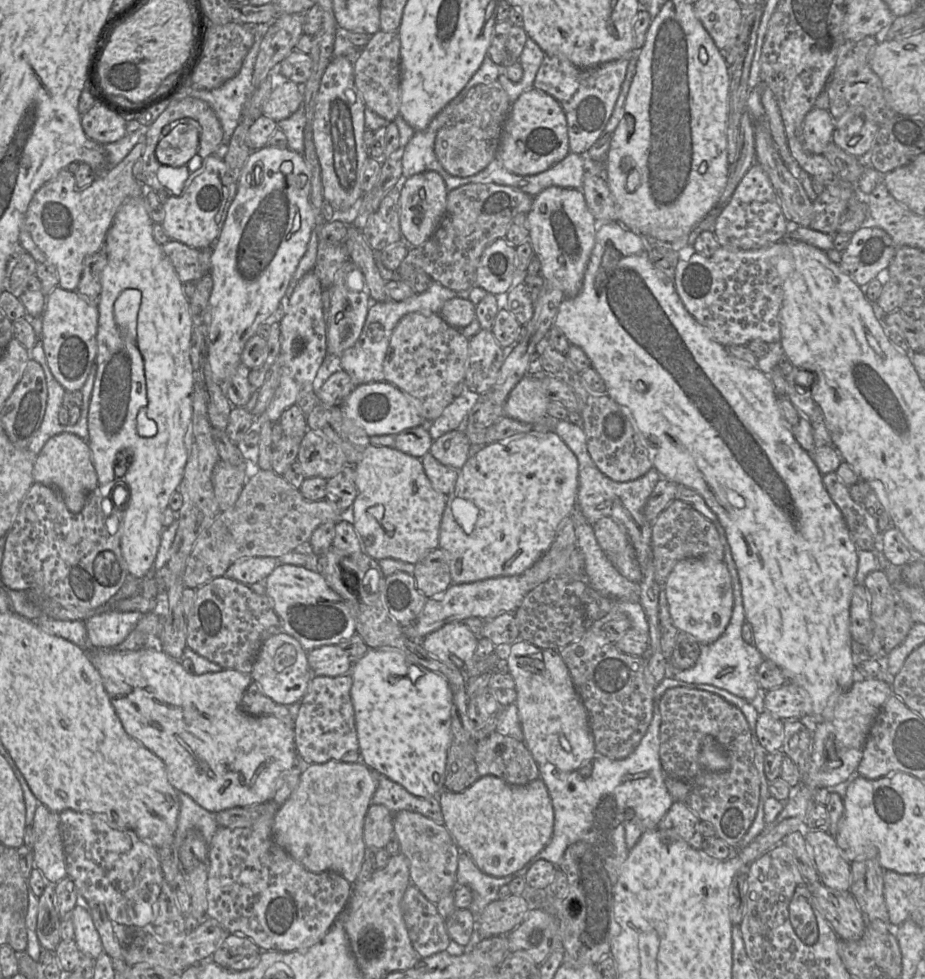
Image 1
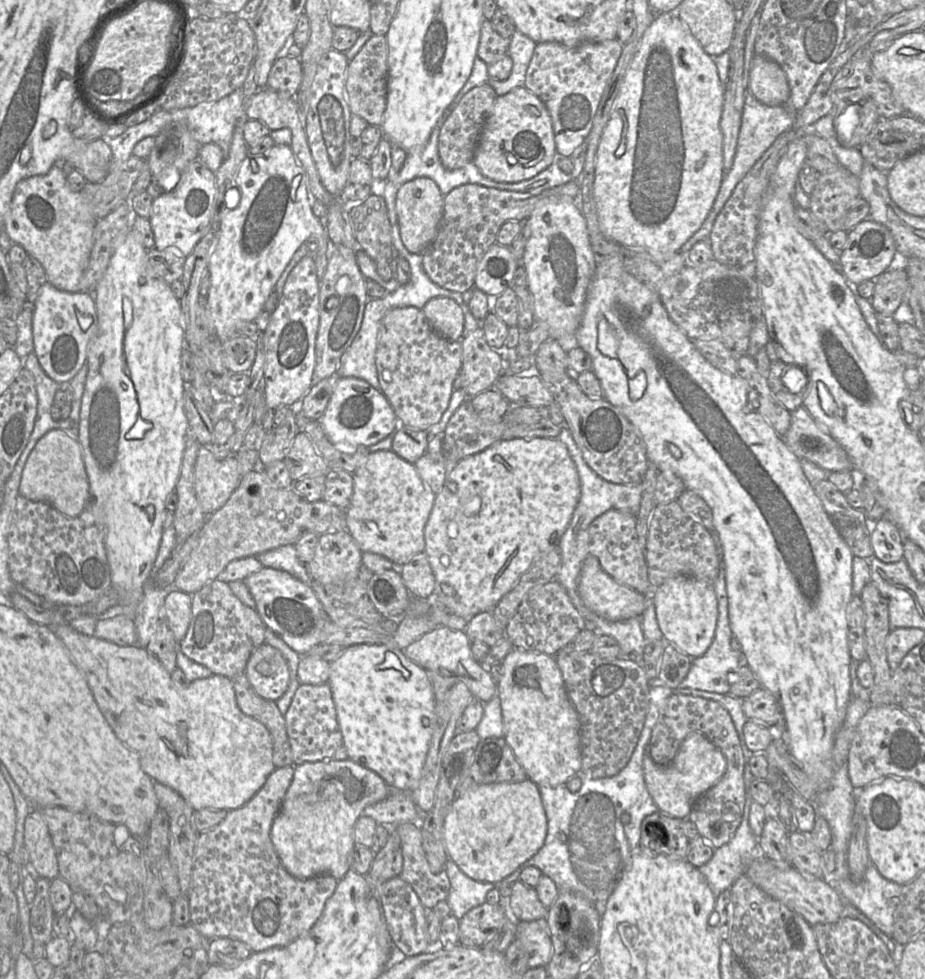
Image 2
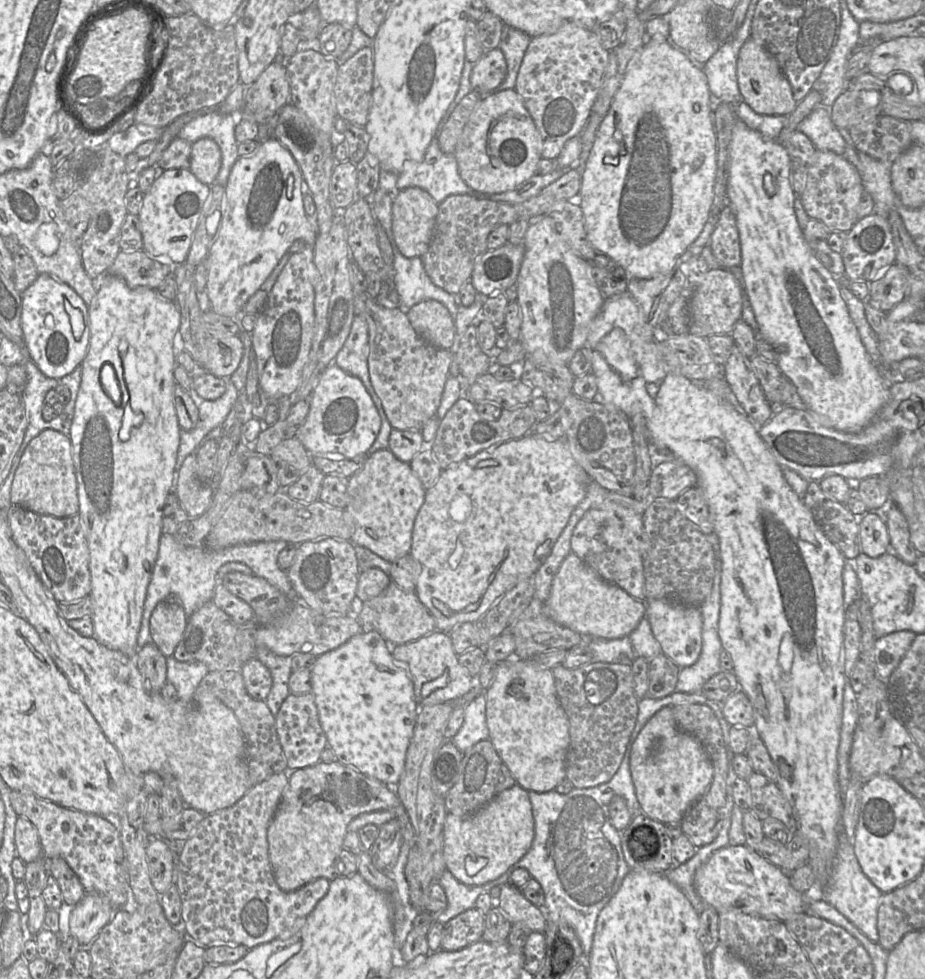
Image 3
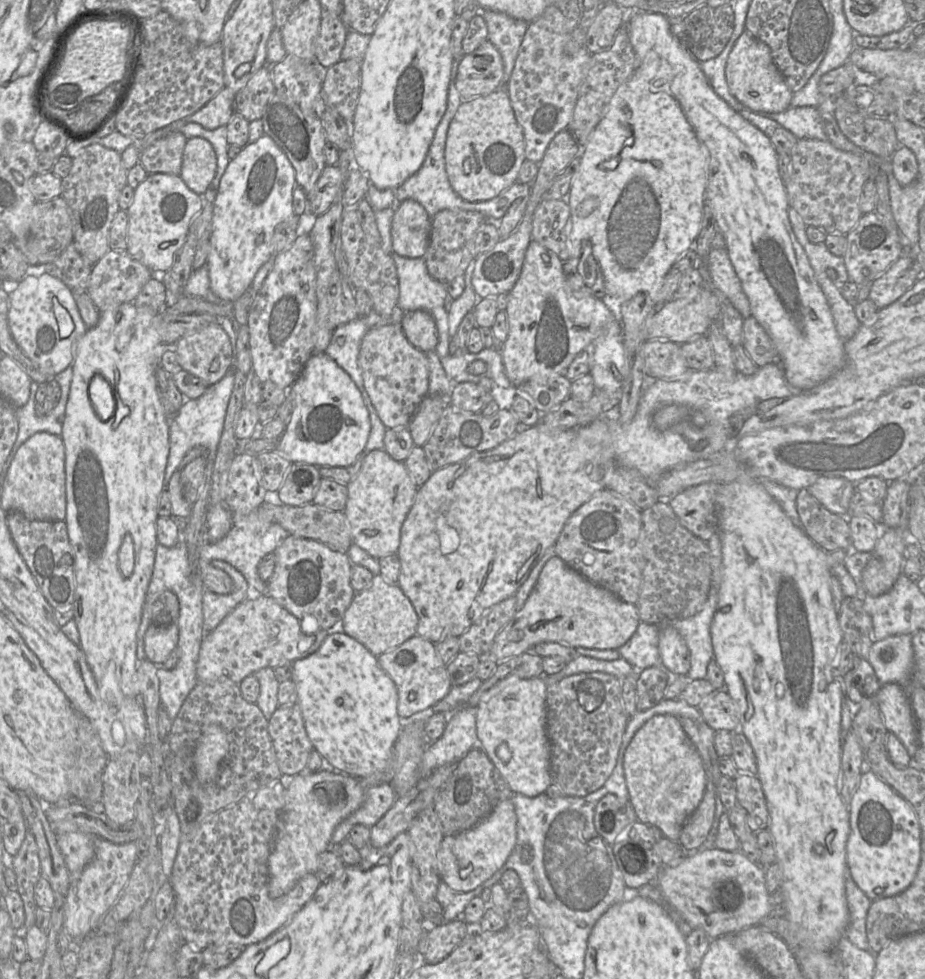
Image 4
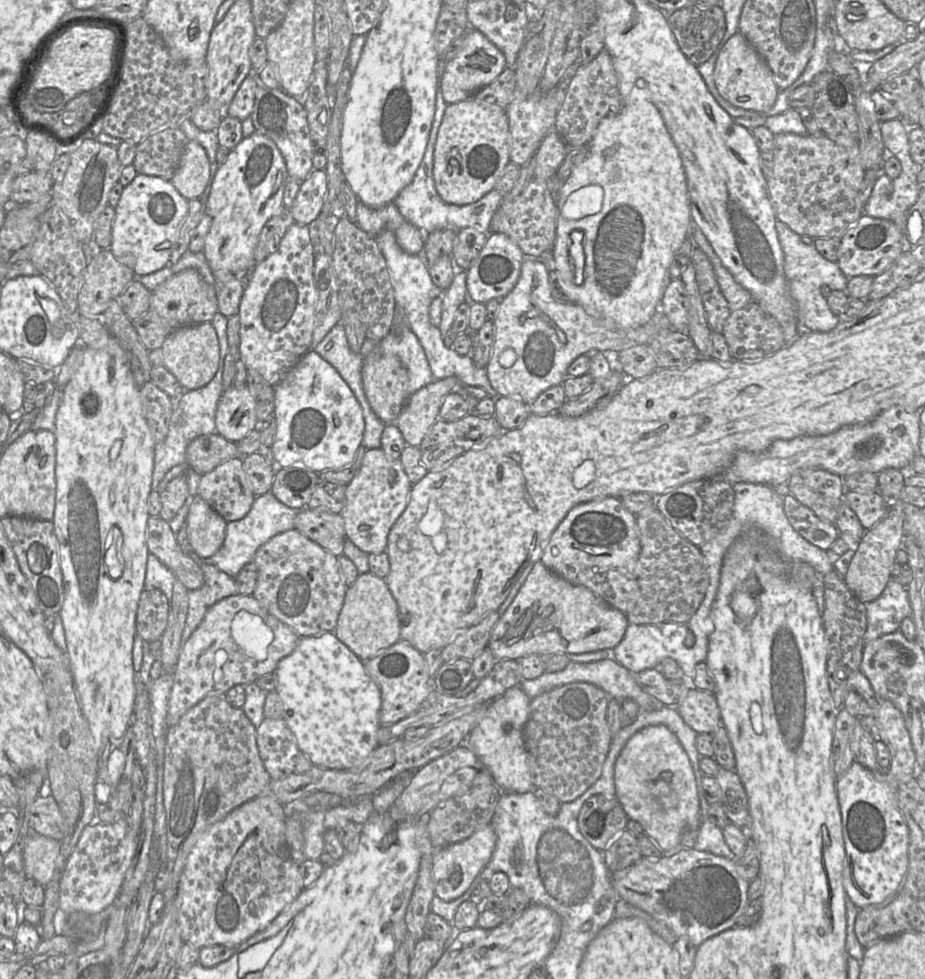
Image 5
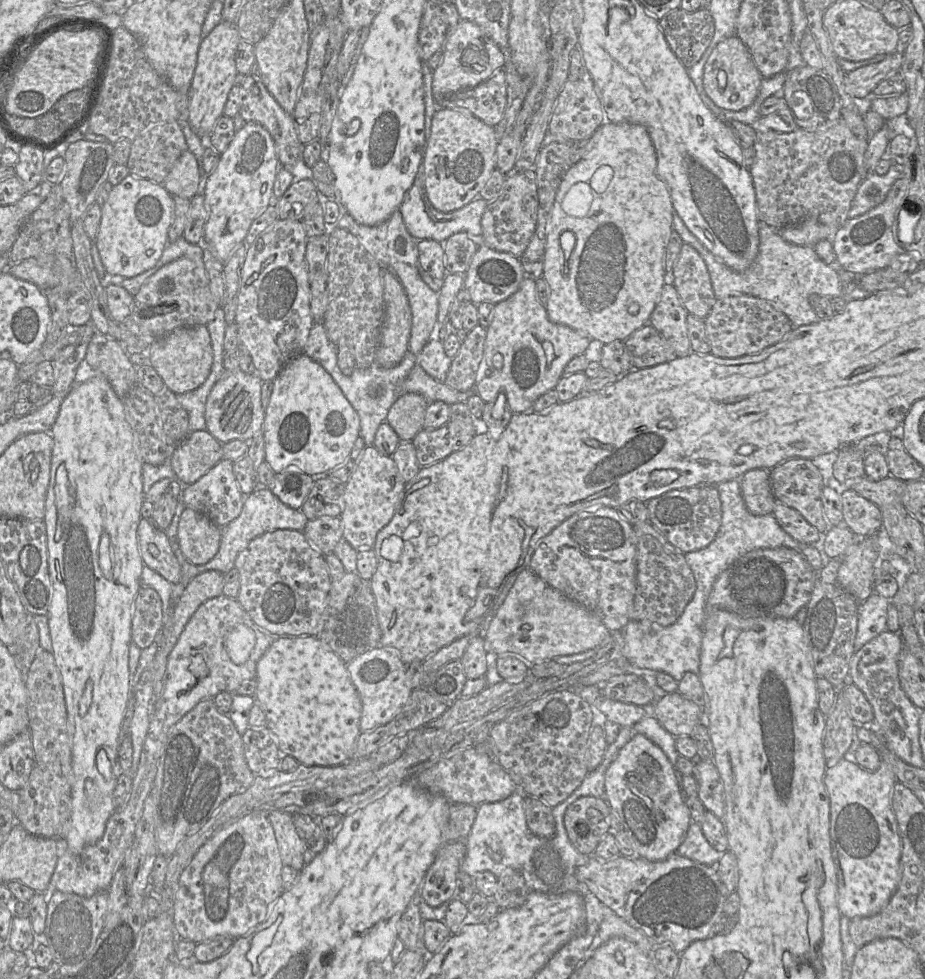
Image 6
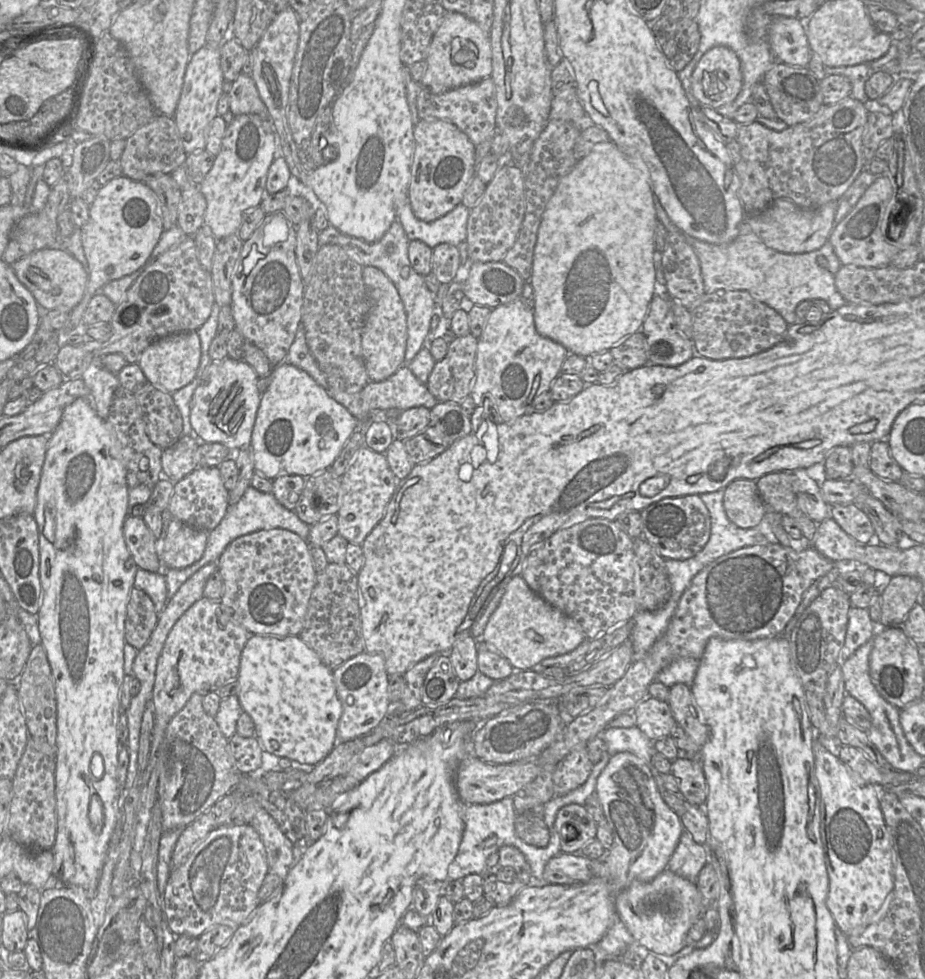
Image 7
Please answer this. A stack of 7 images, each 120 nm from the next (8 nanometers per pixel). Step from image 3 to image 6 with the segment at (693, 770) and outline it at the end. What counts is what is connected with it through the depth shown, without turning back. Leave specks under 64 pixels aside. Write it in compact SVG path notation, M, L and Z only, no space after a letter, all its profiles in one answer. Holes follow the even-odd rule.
M642 734L634 735L618 752L605 774L605 794L611 814L619 822L619 831L627 837L633 851L649 861L660 861L676 853L684 840L691 816L681 792L679 775L660 747Z

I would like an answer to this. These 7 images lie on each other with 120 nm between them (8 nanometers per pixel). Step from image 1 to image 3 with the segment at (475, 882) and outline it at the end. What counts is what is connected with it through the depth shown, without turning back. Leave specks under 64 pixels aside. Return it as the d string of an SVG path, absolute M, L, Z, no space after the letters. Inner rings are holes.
M445 869L440 875L439 882L447 897L447 907L435 915L435 921L445 924L458 914L475 907L476 899L483 893L499 886L493 880L483 885L470 886L458 881L450 871Z

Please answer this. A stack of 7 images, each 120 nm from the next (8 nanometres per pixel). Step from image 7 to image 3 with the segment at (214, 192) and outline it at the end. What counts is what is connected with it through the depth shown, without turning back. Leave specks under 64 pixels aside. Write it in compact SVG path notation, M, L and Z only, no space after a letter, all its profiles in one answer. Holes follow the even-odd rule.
M275 138L261 142L250 155L238 157L225 184L221 201L222 220L207 256L208 278L205 294L201 295L214 313L230 318L239 317L247 300L260 288L282 256L297 239L314 246L317 232L304 211L303 176L290 152Z

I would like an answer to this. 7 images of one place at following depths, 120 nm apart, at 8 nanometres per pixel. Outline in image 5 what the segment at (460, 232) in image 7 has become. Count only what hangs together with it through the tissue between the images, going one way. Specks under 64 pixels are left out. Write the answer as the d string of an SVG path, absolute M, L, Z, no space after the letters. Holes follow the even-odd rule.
M440 88L436 92L435 112L432 126L429 133L428 143L423 159L413 177L411 183L406 186L394 199L393 203L397 207L402 217L413 224L425 234L444 228L454 228L461 230L466 227L473 227L480 232L487 232L490 229L490 221L493 214L503 201L503 196L499 191L493 189L478 201L466 205L451 205L445 203L438 195L433 179L433 154L439 126L443 114L447 107Z

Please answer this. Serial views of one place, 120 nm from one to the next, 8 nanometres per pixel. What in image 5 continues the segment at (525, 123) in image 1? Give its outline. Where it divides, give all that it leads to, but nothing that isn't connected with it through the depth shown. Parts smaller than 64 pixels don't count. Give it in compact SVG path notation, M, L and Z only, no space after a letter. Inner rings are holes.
M473 97L447 105L433 154L435 189L445 203L466 205L478 201L495 188L509 163L506 109Z

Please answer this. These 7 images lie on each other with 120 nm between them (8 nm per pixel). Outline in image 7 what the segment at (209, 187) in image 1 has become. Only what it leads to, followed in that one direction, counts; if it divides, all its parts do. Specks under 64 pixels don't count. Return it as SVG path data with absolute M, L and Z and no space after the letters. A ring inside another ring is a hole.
M120 175L103 185L89 207L89 219L80 228L87 261L86 293L94 296L108 282L138 270L151 255L164 229L154 192L142 181Z

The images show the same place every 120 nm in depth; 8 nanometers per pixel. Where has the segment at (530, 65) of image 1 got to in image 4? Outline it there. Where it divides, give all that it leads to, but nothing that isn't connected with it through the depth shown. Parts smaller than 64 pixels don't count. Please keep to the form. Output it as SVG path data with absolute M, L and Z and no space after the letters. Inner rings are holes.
M482 9L480 14L488 28L488 40L502 56L504 76L501 86L505 87L511 78L529 23L492 10Z

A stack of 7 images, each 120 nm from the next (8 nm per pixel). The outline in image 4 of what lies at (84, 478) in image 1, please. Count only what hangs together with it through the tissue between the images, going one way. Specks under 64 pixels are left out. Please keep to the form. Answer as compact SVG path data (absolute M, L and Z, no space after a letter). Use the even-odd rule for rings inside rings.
M37 432L17 450L1 486L1 507L8 512L20 512L30 520L61 521L66 517L65 448L61 436Z

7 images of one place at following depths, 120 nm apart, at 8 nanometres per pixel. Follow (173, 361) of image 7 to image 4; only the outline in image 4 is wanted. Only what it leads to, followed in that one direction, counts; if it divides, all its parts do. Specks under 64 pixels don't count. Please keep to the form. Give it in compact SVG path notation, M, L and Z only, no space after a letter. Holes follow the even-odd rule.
M211 323L180 338L175 352L182 370L207 385L222 379L234 360L230 338L218 323Z

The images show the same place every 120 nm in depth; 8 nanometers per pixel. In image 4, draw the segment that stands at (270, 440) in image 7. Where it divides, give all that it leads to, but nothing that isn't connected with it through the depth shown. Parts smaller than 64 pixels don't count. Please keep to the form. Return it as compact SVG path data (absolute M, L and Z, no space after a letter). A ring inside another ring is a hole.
M314 352L288 388L293 409L277 450L292 463L351 465L365 454L371 430L369 411L352 378L325 352Z

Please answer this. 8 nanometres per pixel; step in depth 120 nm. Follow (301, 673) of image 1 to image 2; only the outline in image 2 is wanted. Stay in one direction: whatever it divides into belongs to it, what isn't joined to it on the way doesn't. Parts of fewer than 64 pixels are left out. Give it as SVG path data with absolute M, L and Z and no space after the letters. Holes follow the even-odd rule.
M263 643L251 654L245 674L260 697L276 701L286 691L290 672L281 652Z

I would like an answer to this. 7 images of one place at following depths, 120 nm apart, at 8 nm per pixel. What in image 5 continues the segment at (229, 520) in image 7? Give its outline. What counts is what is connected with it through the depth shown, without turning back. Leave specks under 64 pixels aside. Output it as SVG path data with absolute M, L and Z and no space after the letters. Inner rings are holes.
M270 492L255 496L249 512L241 519L227 522L225 539L221 548L209 558L200 558L195 553L191 557L199 565L214 565L232 577L253 562L258 548L273 536L294 529L295 517L298 510L290 508L276 499Z

